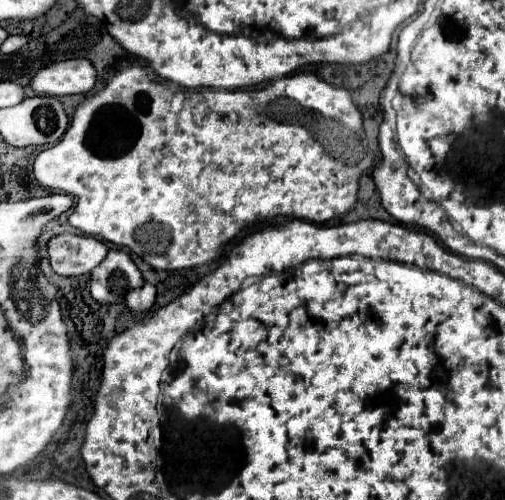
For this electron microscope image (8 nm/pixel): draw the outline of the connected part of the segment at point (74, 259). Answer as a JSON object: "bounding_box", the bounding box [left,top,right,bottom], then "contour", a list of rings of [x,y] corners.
{"bounding_box":[47,234,107,276],"contour":[[[59,234],[47,244],[53,272],[61,276],[89,274],[107,254],[107,246],[93,236]]]}

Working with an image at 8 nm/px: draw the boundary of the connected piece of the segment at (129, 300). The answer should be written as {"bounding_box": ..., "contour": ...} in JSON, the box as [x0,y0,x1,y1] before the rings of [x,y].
{"bounding_box":[125,284,155,312],"contour":[[[143,284],[143,288],[133,288],[133,292],[127,292],[127,296],[125,296],[125,304],[137,312],[149,310],[153,306],[153,302],[155,302],[153,284]]]}

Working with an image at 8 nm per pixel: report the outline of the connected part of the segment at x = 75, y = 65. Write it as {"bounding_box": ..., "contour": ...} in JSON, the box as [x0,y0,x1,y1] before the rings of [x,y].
{"bounding_box":[31,58,97,96],"contour":[[[71,58],[37,70],[31,86],[43,96],[85,94],[97,82],[97,72],[87,58]]]}

